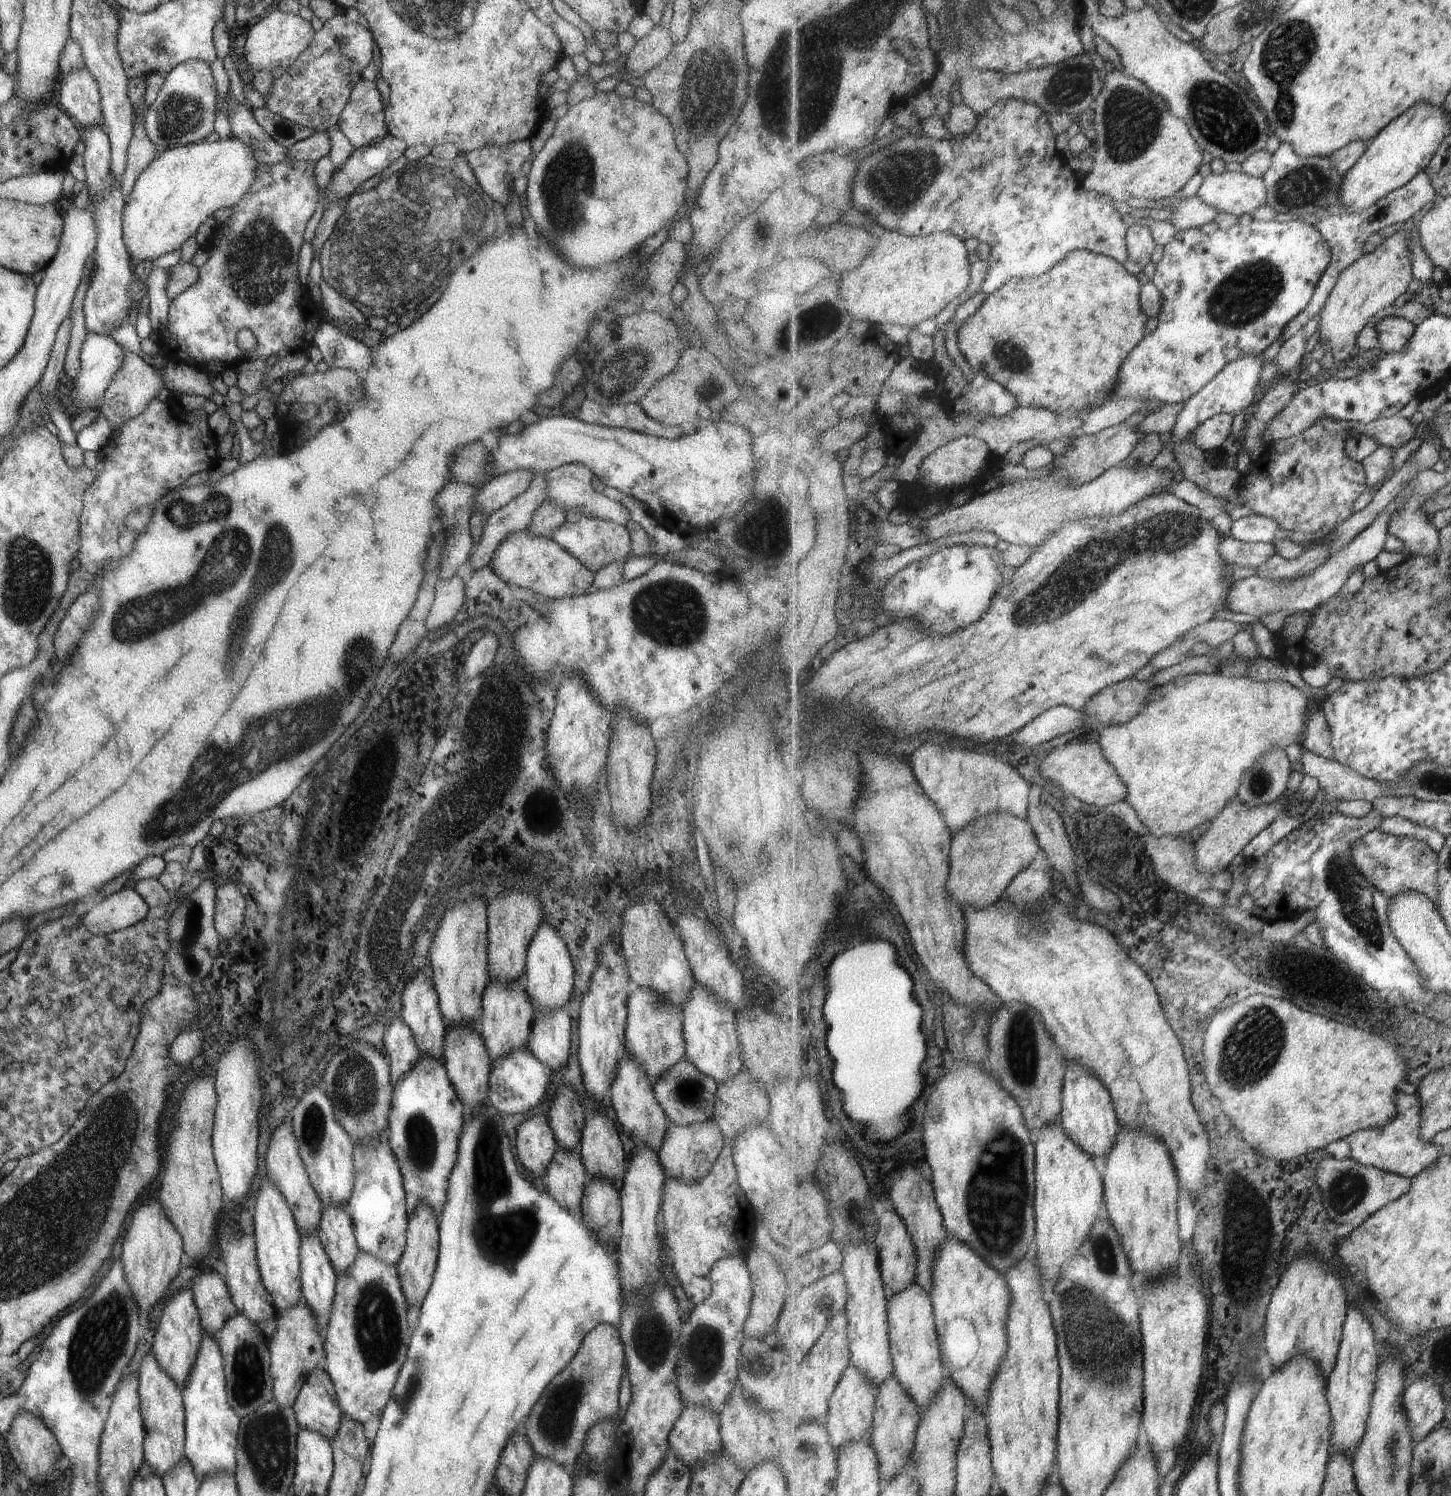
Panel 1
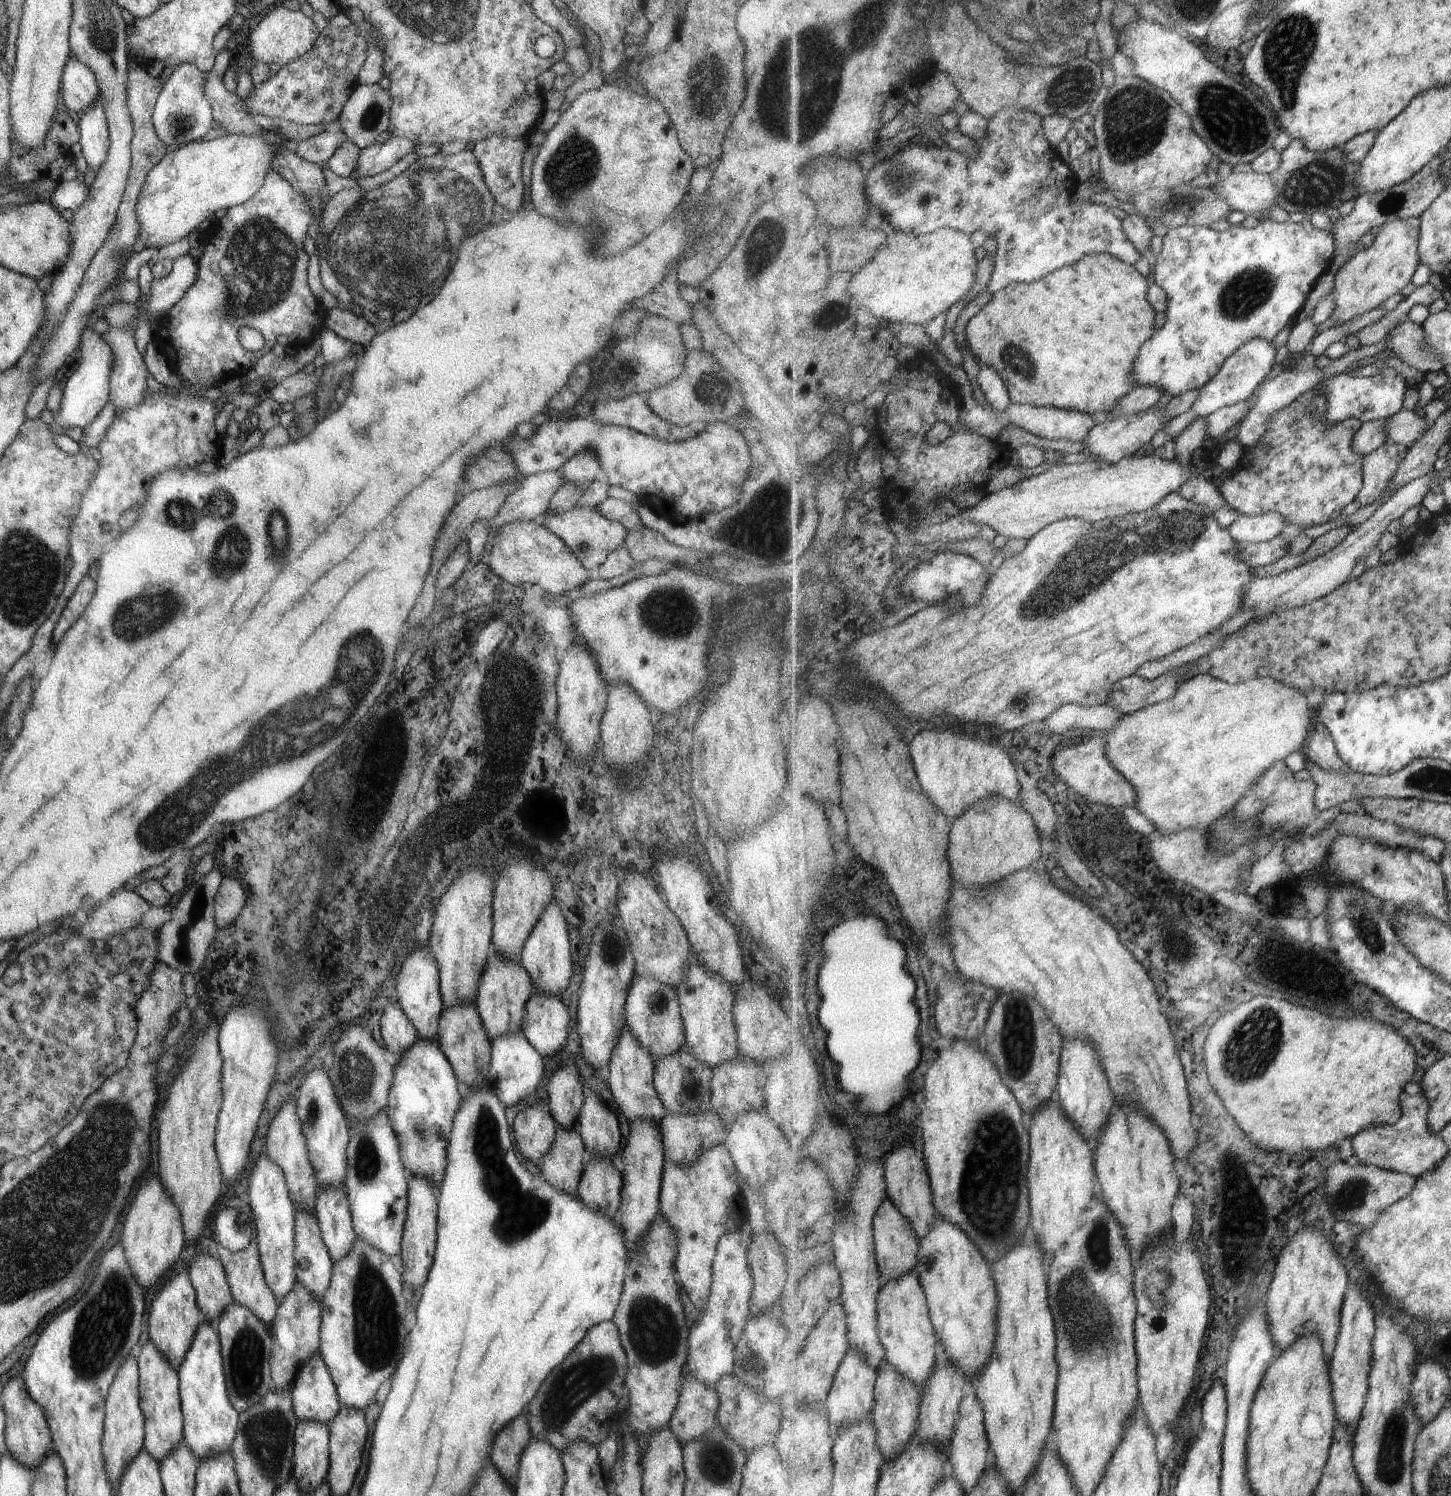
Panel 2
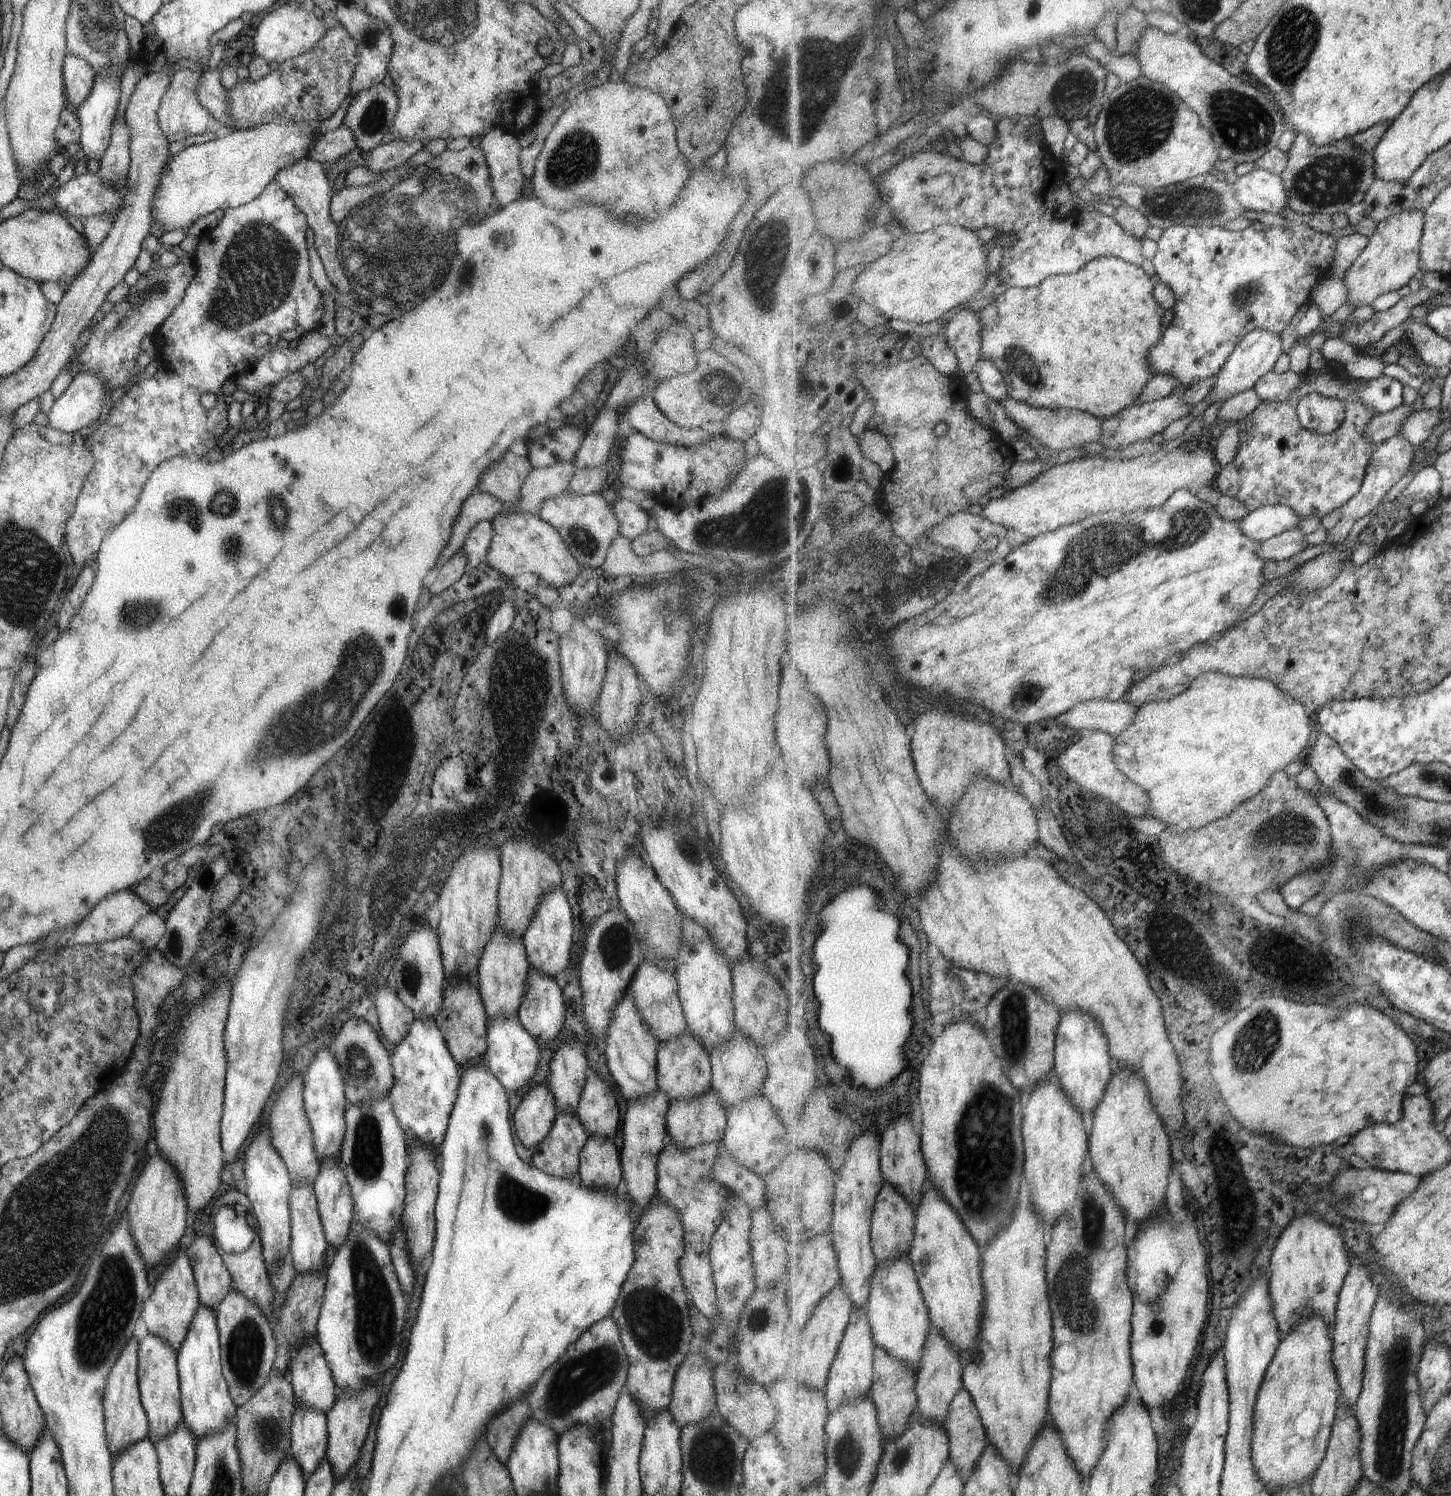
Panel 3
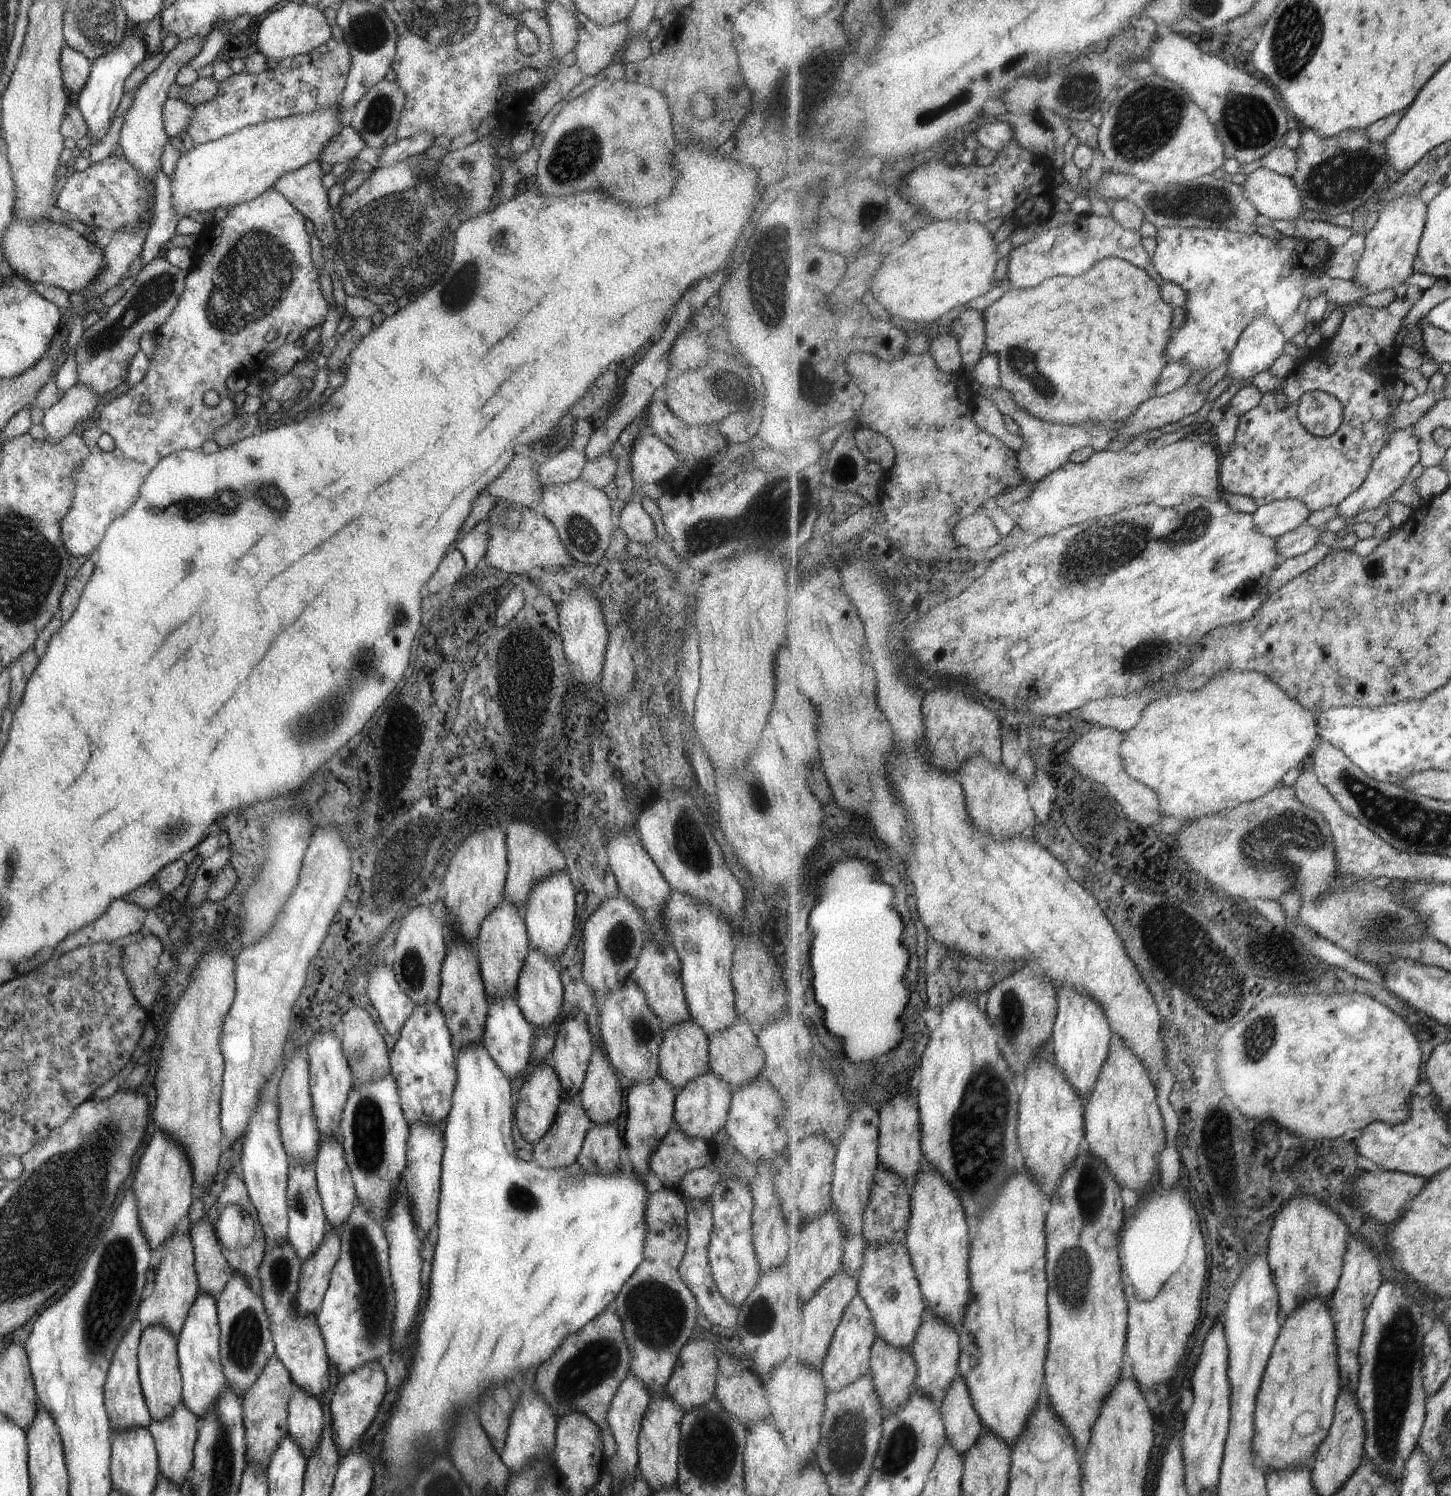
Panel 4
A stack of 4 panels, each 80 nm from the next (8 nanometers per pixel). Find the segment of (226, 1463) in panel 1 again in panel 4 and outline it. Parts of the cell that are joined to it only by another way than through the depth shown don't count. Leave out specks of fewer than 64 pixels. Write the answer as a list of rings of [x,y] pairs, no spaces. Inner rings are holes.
[[[199,1293],[188,1308],[183,1326],[176,1338],[176,1355],[182,1380],[180,1402],[196,1416],[197,1420],[210,1409],[212,1411],[226,1384],[219,1356],[219,1323],[216,1314],[215,1297]]]

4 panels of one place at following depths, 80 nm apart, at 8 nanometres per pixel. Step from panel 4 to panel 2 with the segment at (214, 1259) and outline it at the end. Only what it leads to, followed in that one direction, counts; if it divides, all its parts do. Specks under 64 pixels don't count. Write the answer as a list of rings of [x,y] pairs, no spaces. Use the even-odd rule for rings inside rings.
[[[202,1253],[189,1260],[188,1277],[203,1322],[214,1325],[224,1308],[233,1302],[222,1264]]]

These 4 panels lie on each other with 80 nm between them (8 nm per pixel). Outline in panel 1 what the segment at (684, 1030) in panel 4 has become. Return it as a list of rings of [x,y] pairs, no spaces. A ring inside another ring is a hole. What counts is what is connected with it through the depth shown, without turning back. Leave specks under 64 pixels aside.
[[[683,1056],[674,1065],[671,1065],[670,1069],[660,1073],[652,1086],[652,1091],[657,1104],[666,1114],[669,1124],[688,1127],[701,1121],[711,1120],[716,1084],[715,1079],[697,1070]]]

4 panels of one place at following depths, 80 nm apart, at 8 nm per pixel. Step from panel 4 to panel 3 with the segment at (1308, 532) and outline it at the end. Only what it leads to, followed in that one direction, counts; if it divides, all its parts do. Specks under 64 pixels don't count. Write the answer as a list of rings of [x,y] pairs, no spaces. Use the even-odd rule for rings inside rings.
[[[1291,529],[1262,543],[1258,555],[1266,560],[1287,560],[1305,550],[1305,535]]]

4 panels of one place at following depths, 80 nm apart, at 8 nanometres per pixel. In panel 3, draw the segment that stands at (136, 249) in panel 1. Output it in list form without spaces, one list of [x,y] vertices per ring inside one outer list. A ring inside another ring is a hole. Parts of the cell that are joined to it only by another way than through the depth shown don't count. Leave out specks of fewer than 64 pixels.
[[[276,120],[255,126],[243,125],[233,128],[231,132],[229,131],[229,133],[225,134],[225,136],[223,136],[222,138],[215,137],[214,140],[209,140],[201,144],[193,144],[186,148],[183,147],[183,150],[177,152],[176,154],[171,154],[165,161],[164,166],[161,167],[157,186],[155,187],[155,190],[153,191],[153,194],[150,198],[151,220],[155,220],[155,222],[157,222],[157,224],[160,226],[160,230],[162,233],[168,233],[174,231],[175,229],[191,226],[191,224],[199,217],[205,216],[206,214],[209,214],[209,212],[213,212],[213,210],[215,209],[219,208],[224,211],[225,209],[245,204],[247,201],[250,201],[252,198],[255,198],[263,190],[263,188],[267,186],[267,183],[274,178],[274,174],[279,172],[280,168],[289,166],[290,164],[295,163],[297,159],[306,156],[312,144],[314,136],[317,135],[314,130],[317,128],[318,123],[319,122],[317,121],[295,122]]]

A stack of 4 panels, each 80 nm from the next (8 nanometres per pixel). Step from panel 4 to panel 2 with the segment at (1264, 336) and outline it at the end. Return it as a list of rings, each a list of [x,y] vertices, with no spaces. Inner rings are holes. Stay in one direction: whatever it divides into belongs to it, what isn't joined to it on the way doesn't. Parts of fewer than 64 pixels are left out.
[[[1253,339],[1240,348],[1230,359],[1226,360],[1219,374],[1200,390],[1190,408],[1196,415],[1195,419],[1206,419],[1214,412],[1221,411],[1222,408],[1245,402],[1251,398],[1261,382],[1269,376],[1273,362],[1275,362],[1275,352],[1271,342],[1265,339]]]

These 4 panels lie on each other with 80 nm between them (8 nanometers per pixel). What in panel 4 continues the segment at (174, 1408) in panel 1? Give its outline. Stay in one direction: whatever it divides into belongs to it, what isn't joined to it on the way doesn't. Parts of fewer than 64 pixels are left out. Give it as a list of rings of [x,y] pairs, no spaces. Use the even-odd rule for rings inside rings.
[[[149,1325],[142,1329],[137,1349],[138,1379],[149,1416],[153,1421],[166,1419],[181,1400],[182,1380],[178,1369],[176,1338],[166,1328]]]

